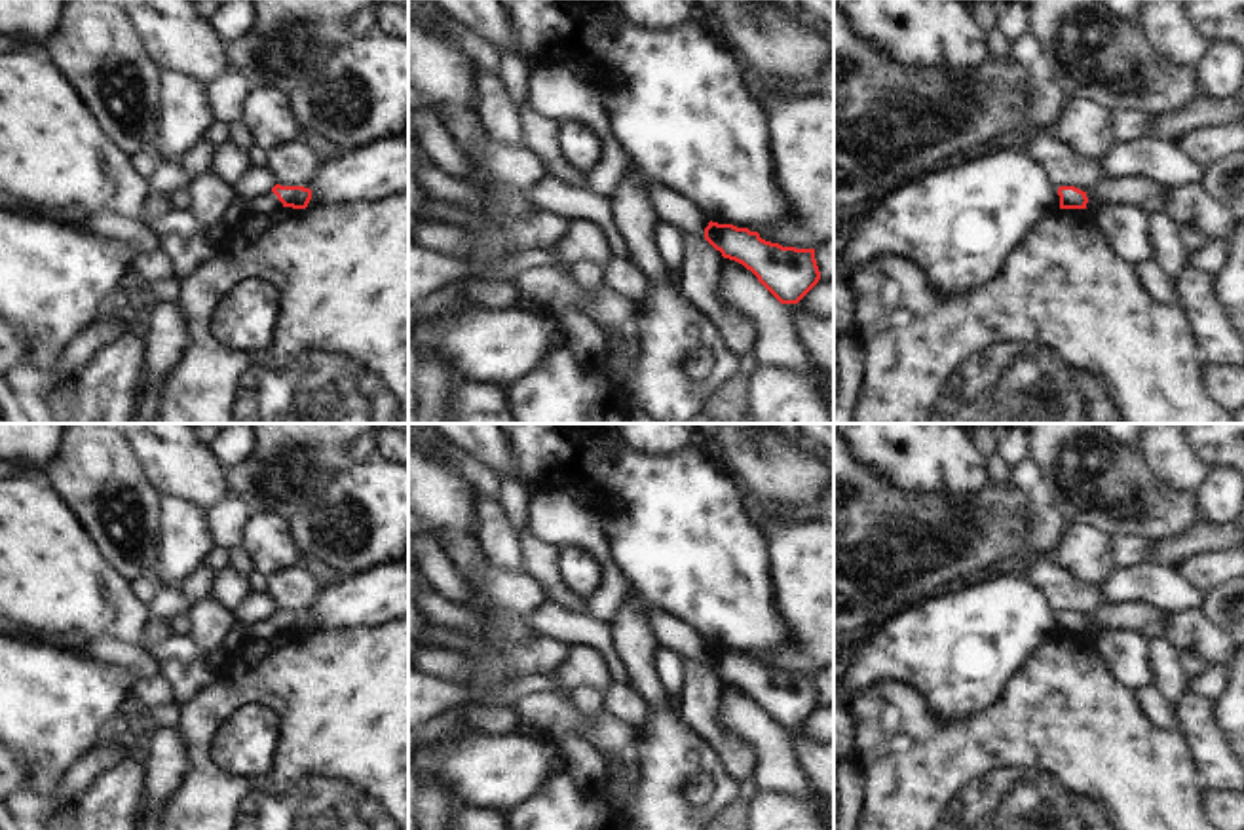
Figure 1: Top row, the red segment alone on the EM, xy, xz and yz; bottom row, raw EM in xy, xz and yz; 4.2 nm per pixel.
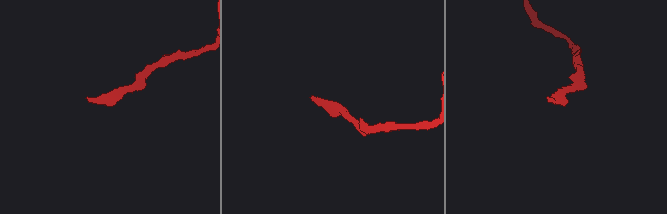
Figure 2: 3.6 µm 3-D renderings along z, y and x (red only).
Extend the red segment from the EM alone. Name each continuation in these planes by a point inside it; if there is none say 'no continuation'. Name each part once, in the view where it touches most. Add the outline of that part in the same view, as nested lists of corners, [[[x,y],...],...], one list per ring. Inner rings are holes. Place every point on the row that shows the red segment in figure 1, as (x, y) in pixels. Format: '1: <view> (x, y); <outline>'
1: xy (268, 202); [[[270,190],[262,196],[243,199],[245,215],[258,215],[266,217],[270,213],[277,213],[283,209],[283,203],[277,199],[277,196]]]

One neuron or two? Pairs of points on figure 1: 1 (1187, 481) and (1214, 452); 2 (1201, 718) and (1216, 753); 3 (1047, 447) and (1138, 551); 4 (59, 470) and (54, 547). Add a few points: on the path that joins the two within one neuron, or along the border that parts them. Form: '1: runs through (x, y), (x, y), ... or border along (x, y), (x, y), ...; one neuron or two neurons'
1: border along (1187, 443), (1210, 468); two neurons
2: runs through (1201, 726), (1208, 745); one neuron
3: border along (1115, 534), (1140, 536), (1151, 544); two neurons
4: border along (40, 475), (84, 532); two neurons

